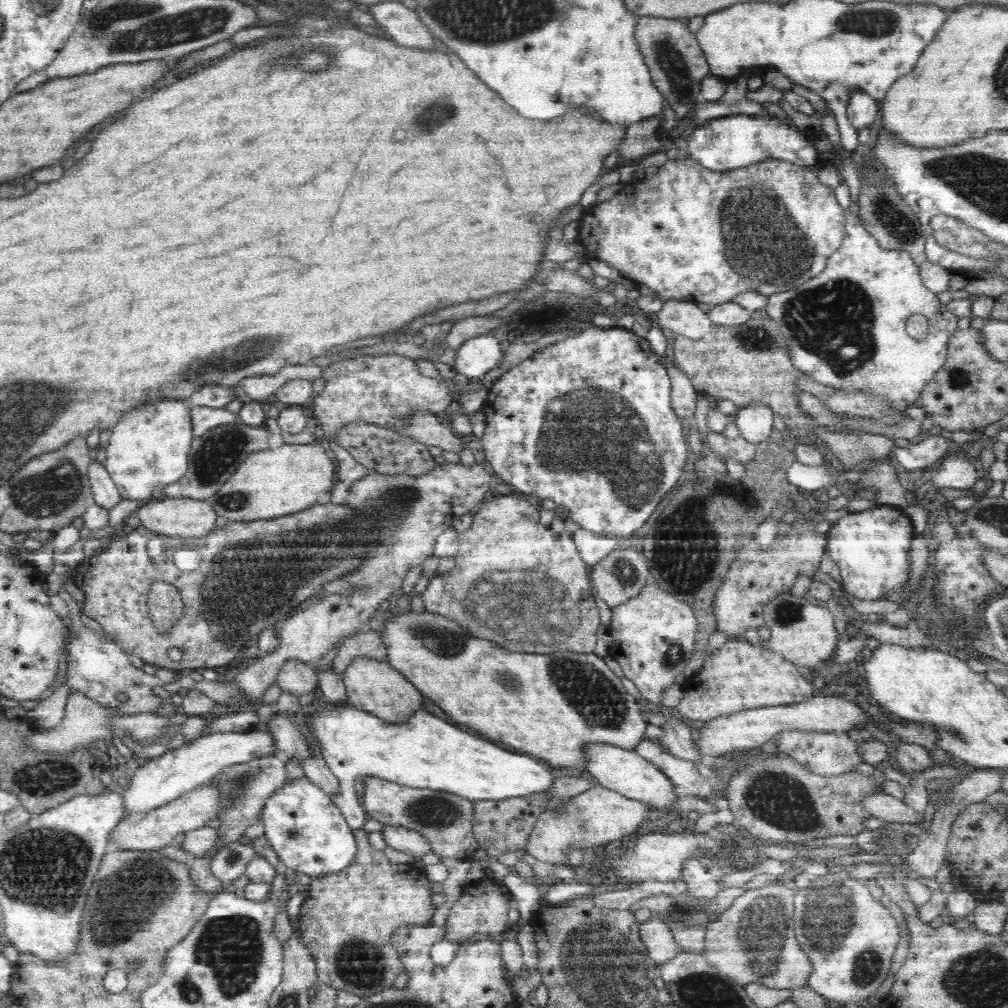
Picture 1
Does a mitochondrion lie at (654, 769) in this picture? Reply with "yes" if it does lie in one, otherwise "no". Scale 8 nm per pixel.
no

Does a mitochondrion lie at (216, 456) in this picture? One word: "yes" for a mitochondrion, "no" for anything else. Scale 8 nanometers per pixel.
yes

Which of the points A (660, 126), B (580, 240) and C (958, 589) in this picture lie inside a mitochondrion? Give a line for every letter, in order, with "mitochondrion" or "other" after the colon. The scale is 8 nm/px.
A: mitochondrion
B: other
C: other

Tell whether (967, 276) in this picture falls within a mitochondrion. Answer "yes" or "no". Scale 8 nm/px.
no

